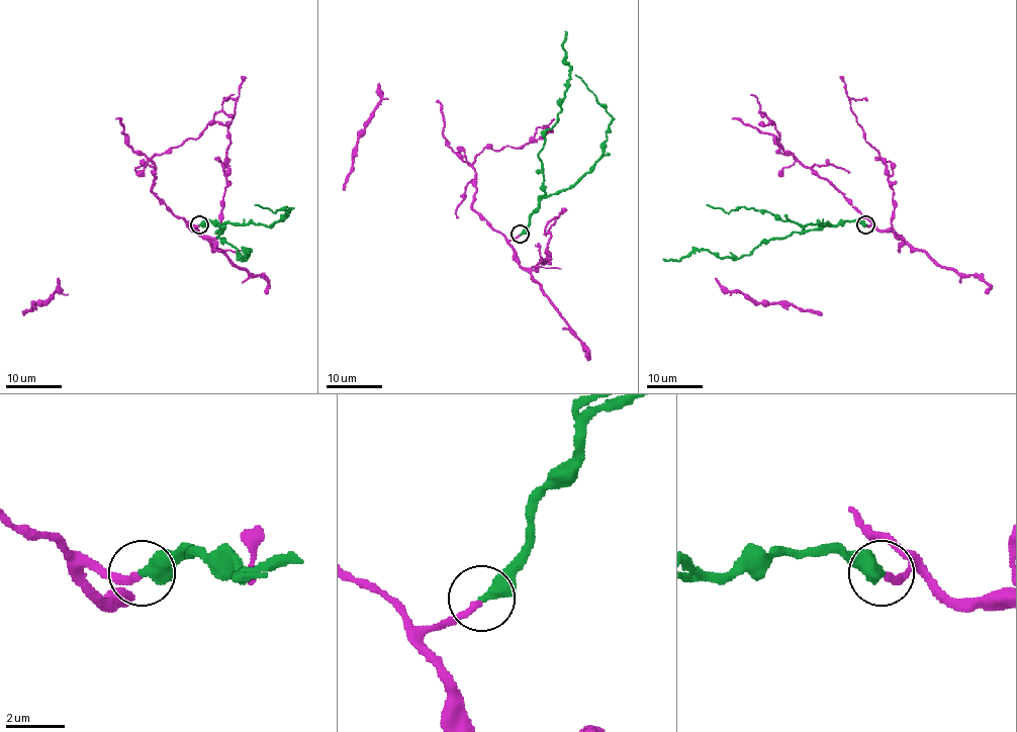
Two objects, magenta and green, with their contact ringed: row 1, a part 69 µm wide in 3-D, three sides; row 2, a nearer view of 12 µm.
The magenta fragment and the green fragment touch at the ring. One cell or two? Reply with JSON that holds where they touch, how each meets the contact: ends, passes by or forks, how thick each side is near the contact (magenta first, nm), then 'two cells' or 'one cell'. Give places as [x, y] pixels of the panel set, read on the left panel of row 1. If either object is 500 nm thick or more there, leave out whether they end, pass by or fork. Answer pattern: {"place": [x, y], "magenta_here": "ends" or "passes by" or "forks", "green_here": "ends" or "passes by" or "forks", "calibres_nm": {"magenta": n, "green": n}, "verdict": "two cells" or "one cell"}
{"place": [199, 224], "magenta_here": "ends", "green_here": "ends", "calibres_nm": {"magenta": 240, "green": 480}, "verdict": "one cell"}

